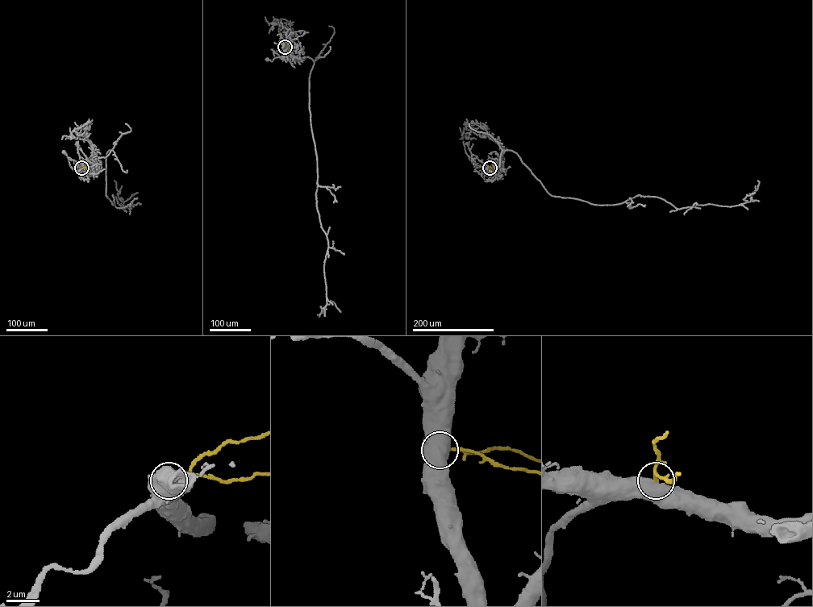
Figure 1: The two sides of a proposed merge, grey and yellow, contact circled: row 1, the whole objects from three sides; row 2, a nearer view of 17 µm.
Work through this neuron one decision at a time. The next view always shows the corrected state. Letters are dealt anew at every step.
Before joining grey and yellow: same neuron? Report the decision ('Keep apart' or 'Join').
Keep apart

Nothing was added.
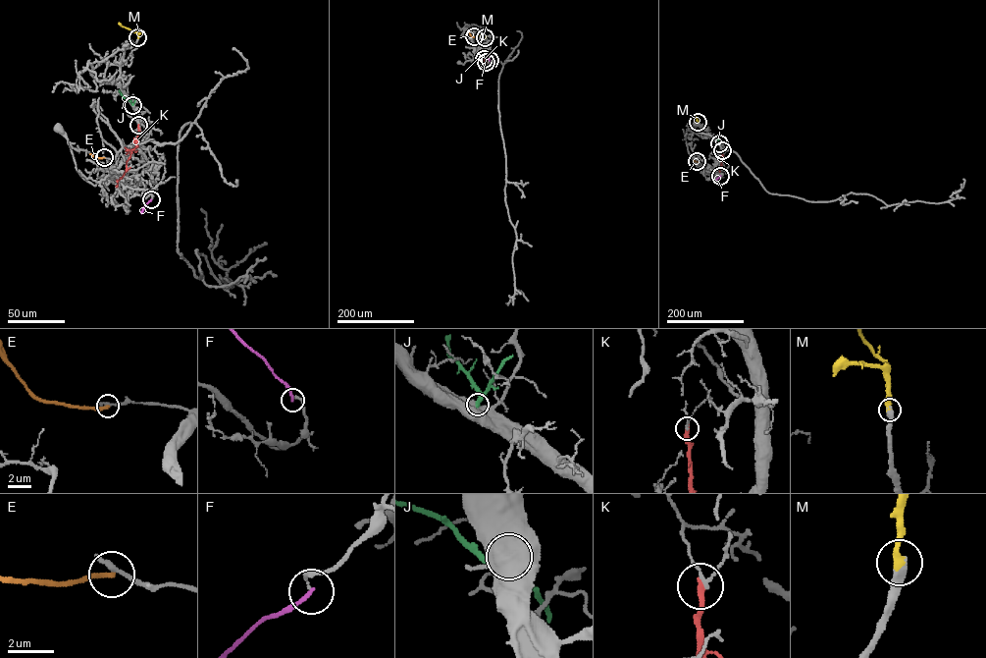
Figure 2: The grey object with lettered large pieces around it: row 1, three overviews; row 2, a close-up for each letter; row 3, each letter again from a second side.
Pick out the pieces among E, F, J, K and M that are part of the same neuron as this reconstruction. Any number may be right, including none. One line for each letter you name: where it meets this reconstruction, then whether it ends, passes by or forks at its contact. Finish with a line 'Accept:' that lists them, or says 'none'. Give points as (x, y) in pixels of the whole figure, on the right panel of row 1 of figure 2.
M: (698, 122) | it ends
Accept: M

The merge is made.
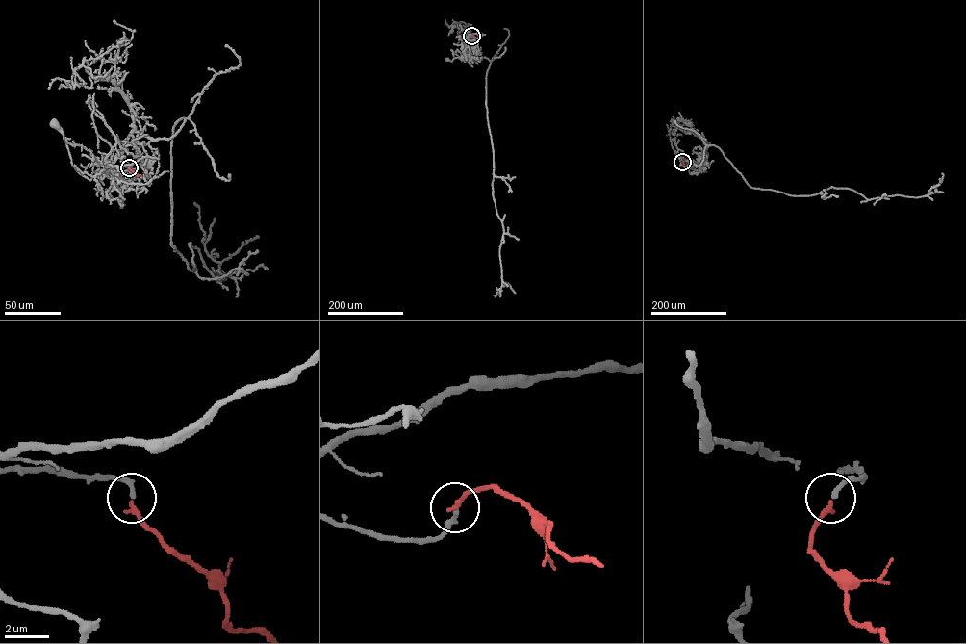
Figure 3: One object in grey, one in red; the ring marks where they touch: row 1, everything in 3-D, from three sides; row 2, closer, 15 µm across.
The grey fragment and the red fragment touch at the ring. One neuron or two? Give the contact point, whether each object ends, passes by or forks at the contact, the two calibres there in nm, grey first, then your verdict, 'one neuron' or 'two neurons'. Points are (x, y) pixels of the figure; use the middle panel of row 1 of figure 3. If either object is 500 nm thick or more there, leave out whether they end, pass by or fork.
place (471, 36); grey ends; red ends; calibres 220 and 240 nm; one neuron

